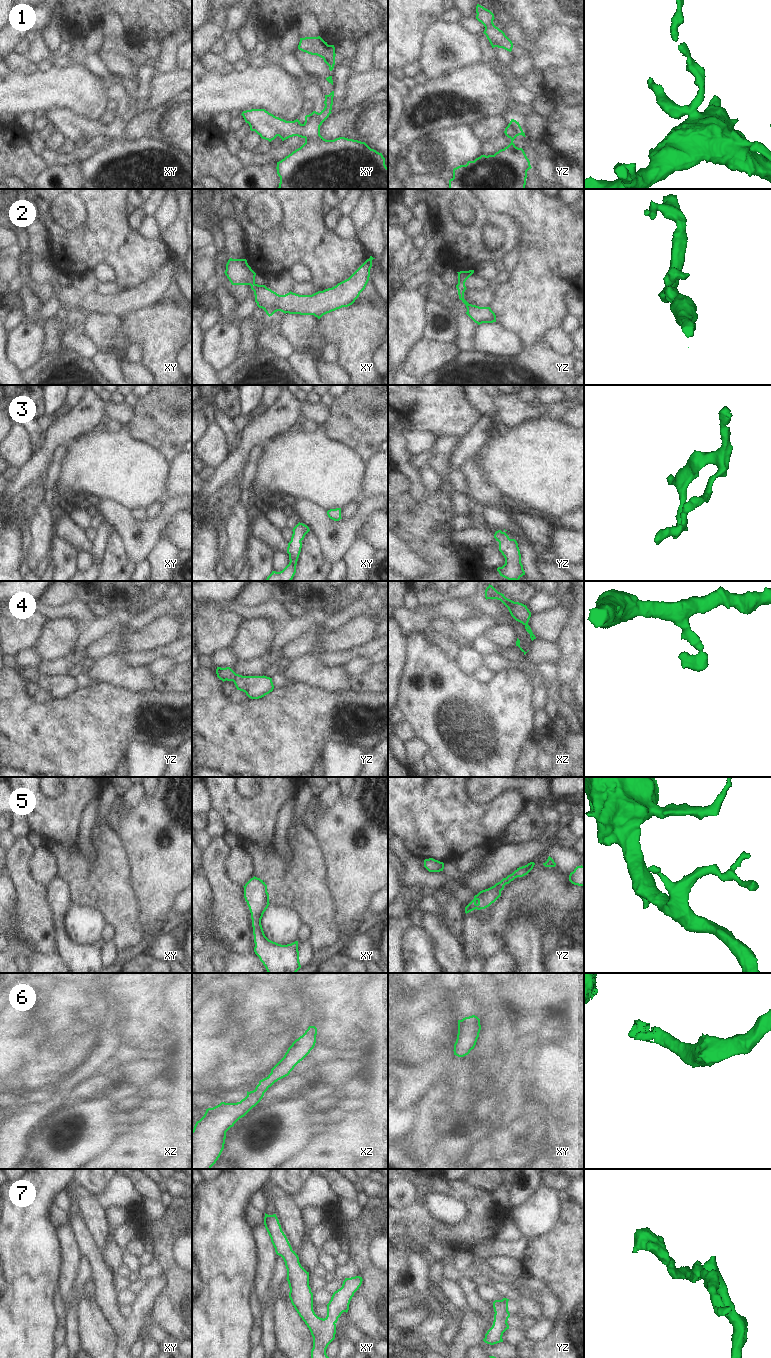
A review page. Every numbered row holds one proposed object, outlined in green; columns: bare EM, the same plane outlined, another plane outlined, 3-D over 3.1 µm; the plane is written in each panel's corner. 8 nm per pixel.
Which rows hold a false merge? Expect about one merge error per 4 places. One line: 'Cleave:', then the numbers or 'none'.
Cleave: none

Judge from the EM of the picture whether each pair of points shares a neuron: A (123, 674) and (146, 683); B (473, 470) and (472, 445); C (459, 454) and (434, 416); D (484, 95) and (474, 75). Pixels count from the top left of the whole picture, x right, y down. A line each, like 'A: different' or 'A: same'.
A: same
B: different
C: different
D: same

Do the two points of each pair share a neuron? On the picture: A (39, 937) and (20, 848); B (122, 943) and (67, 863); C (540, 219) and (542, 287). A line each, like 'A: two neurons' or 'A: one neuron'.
A: one neuron
B: one neuron
C: one neuron

